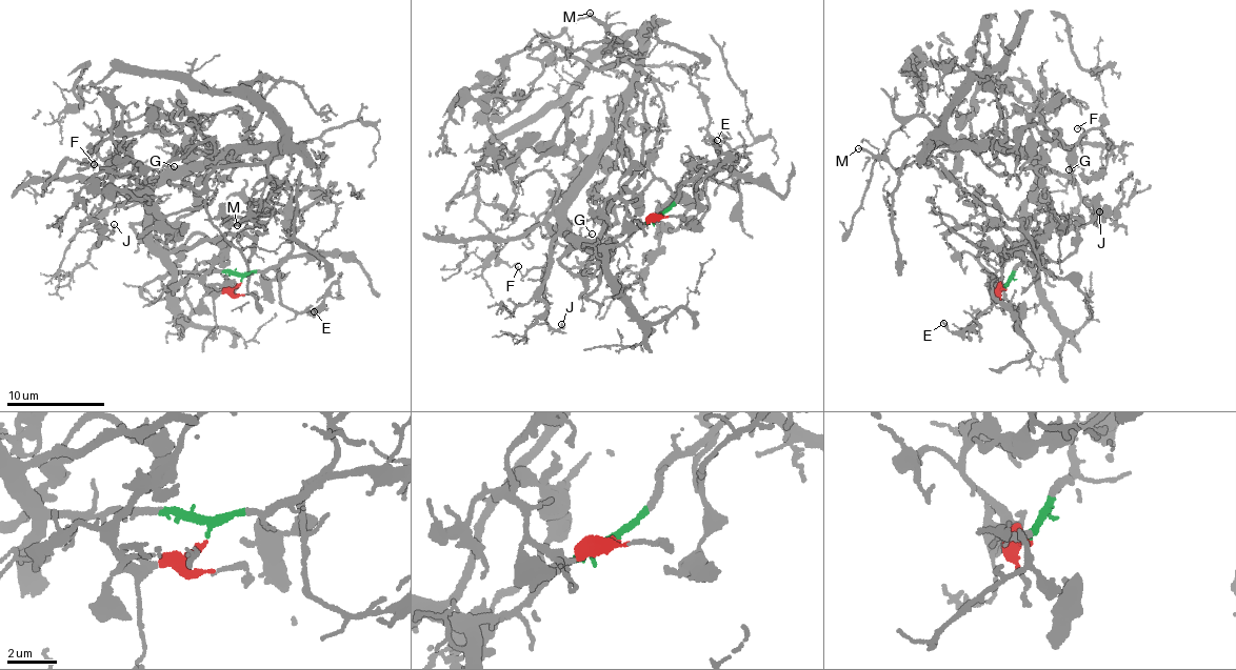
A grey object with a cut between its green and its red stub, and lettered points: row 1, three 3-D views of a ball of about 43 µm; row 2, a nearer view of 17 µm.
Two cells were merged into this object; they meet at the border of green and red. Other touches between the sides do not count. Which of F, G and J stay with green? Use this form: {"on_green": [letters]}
{"on_green": ["F", "G", "J"]}

